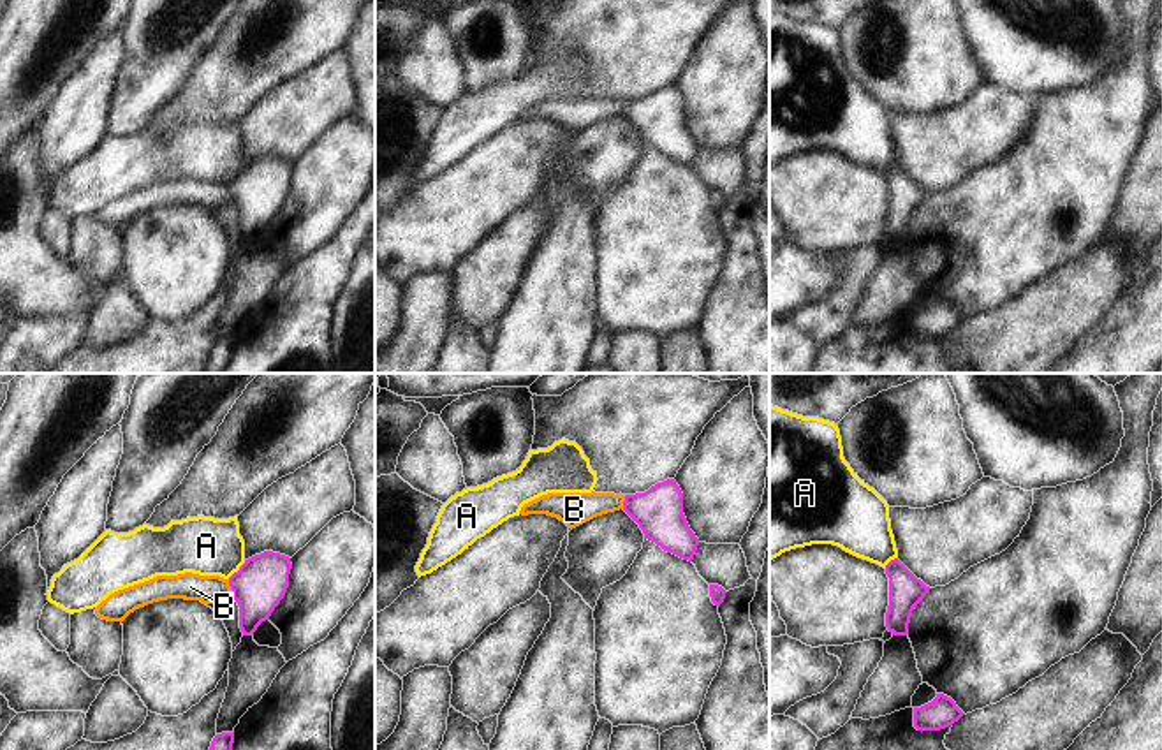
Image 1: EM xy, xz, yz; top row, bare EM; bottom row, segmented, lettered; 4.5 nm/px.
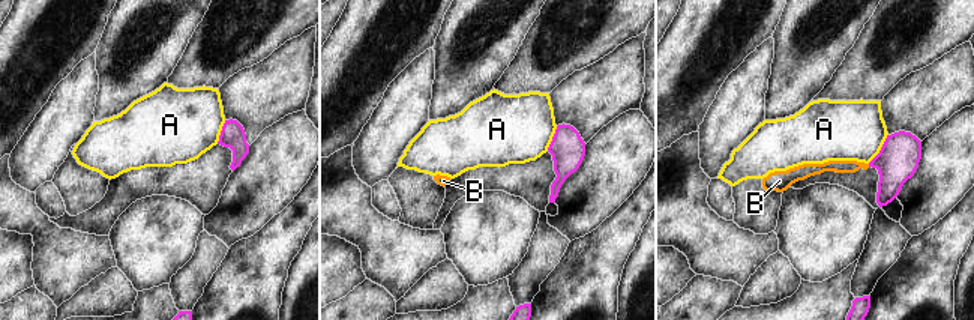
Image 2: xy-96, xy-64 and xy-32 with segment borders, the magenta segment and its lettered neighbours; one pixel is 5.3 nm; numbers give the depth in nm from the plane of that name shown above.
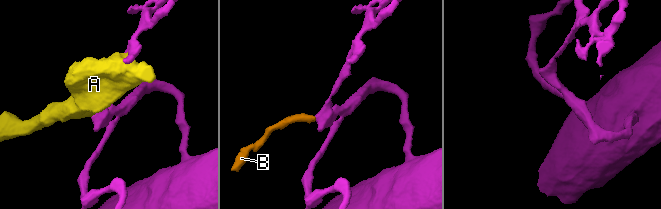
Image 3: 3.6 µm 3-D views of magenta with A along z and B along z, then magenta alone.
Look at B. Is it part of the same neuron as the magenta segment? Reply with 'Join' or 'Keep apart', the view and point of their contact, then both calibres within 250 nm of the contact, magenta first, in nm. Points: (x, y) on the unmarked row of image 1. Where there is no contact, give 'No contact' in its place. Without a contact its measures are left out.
Join. Touches magenta at xy (229, 191). Thickness 240 nm (magenta) against 130 nm

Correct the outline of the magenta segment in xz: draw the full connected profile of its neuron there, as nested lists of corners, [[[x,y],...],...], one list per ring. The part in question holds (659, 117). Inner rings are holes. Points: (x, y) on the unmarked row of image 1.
[[[674,85],[657,88],[644,99],[548,99],[525,109],[519,120],[548,120],[576,134],[597,121],[623,114],[644,144],[664,157],[692,167],[699,144],[683,120],[683,99]]]

